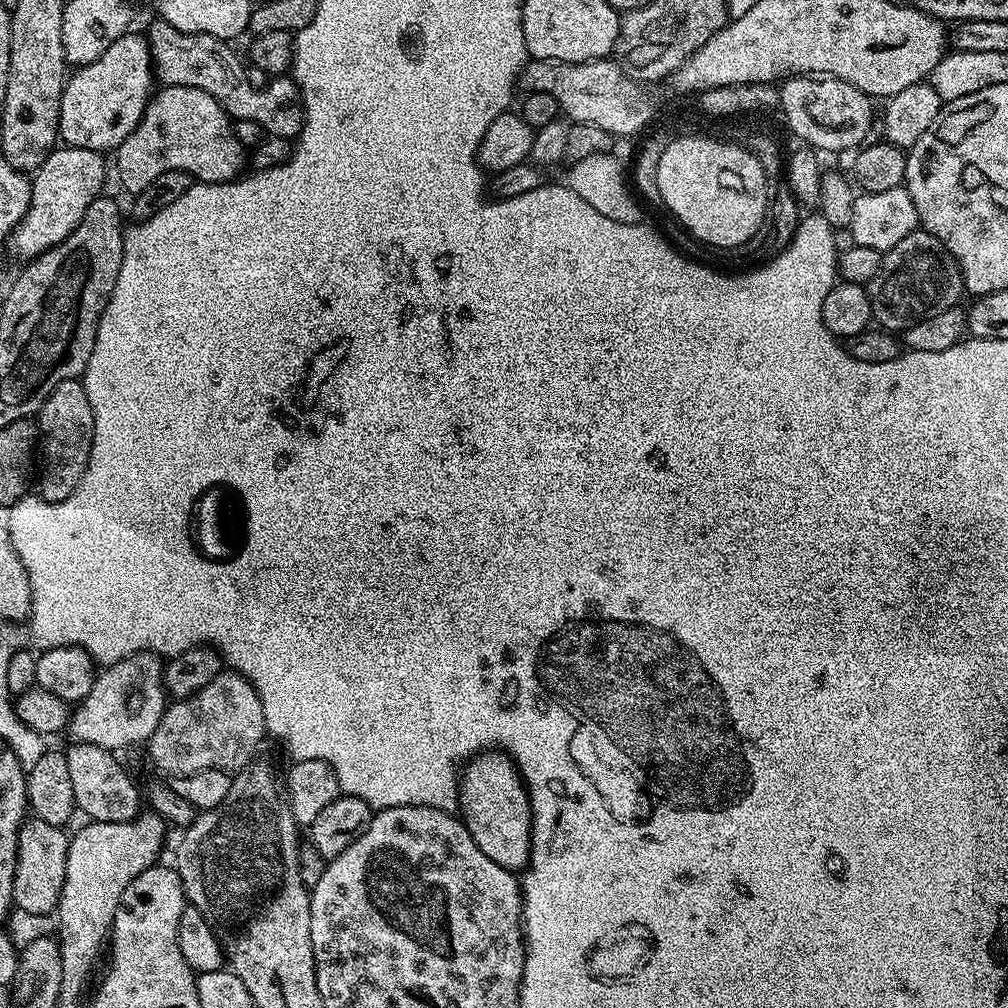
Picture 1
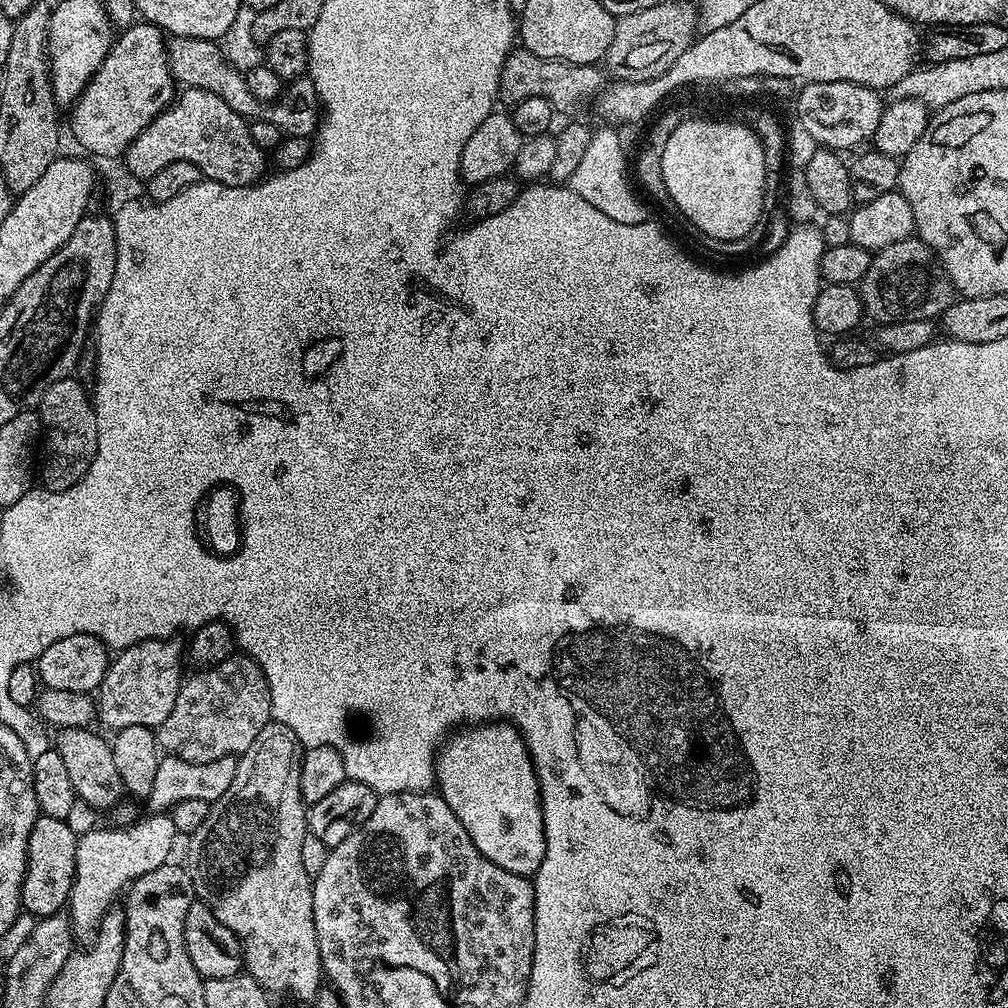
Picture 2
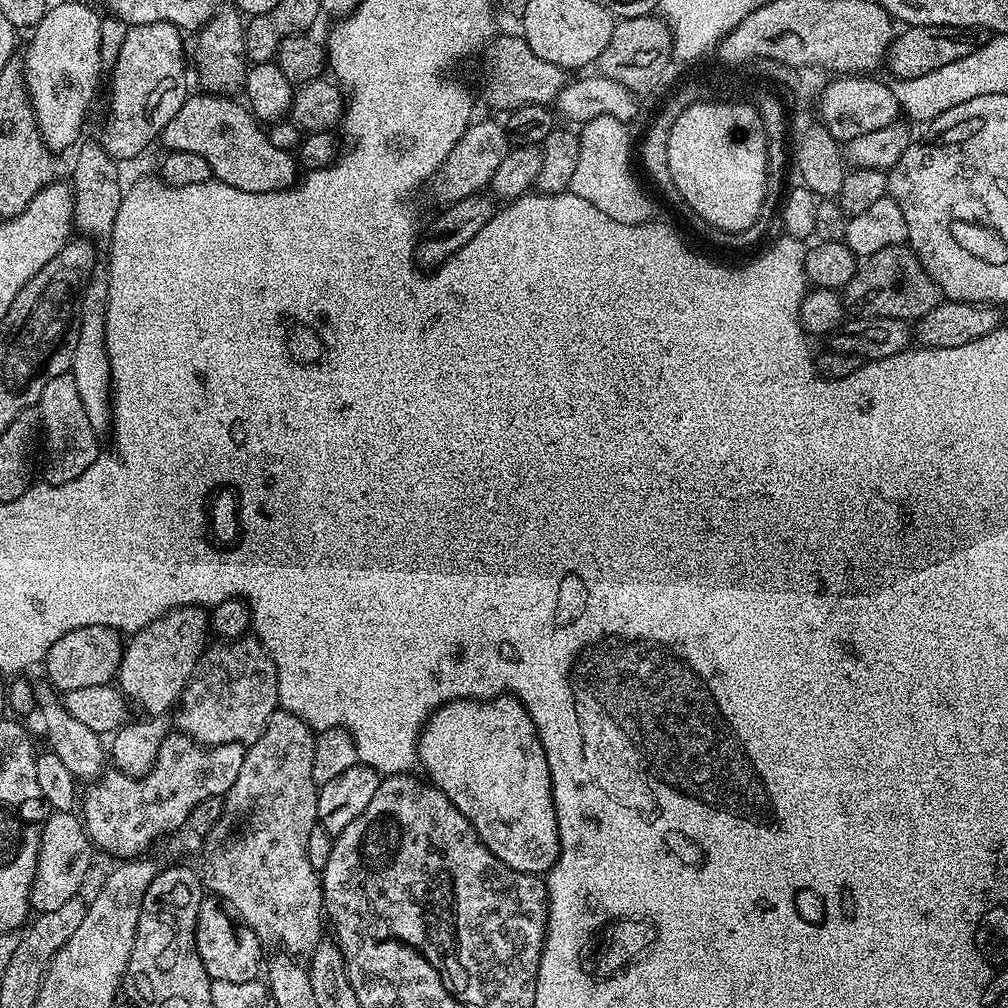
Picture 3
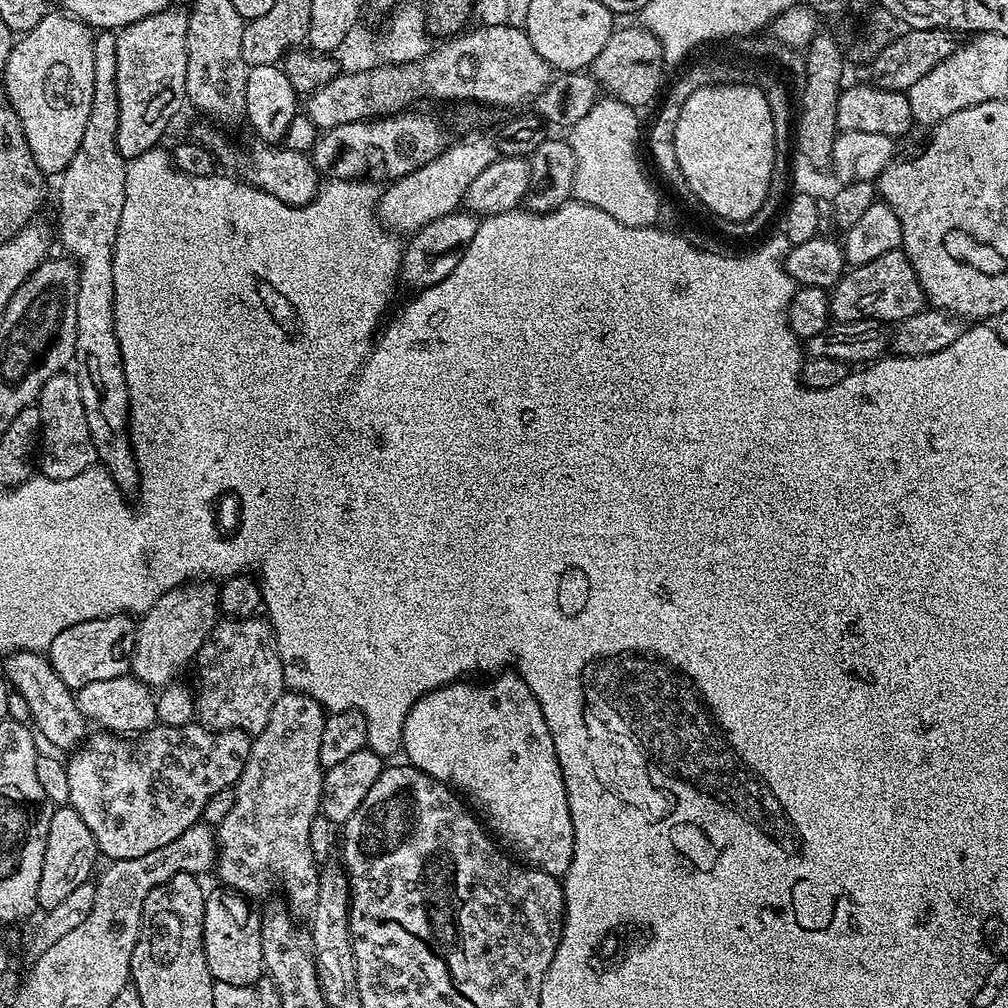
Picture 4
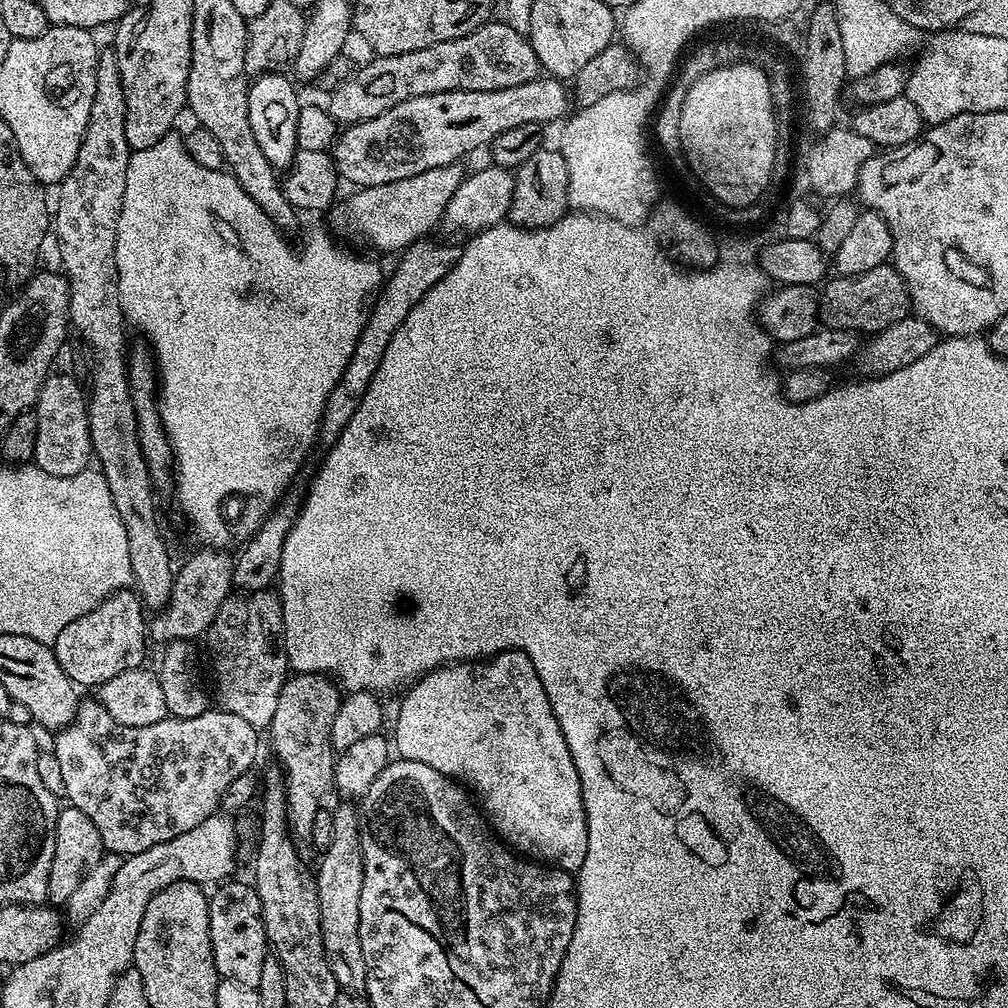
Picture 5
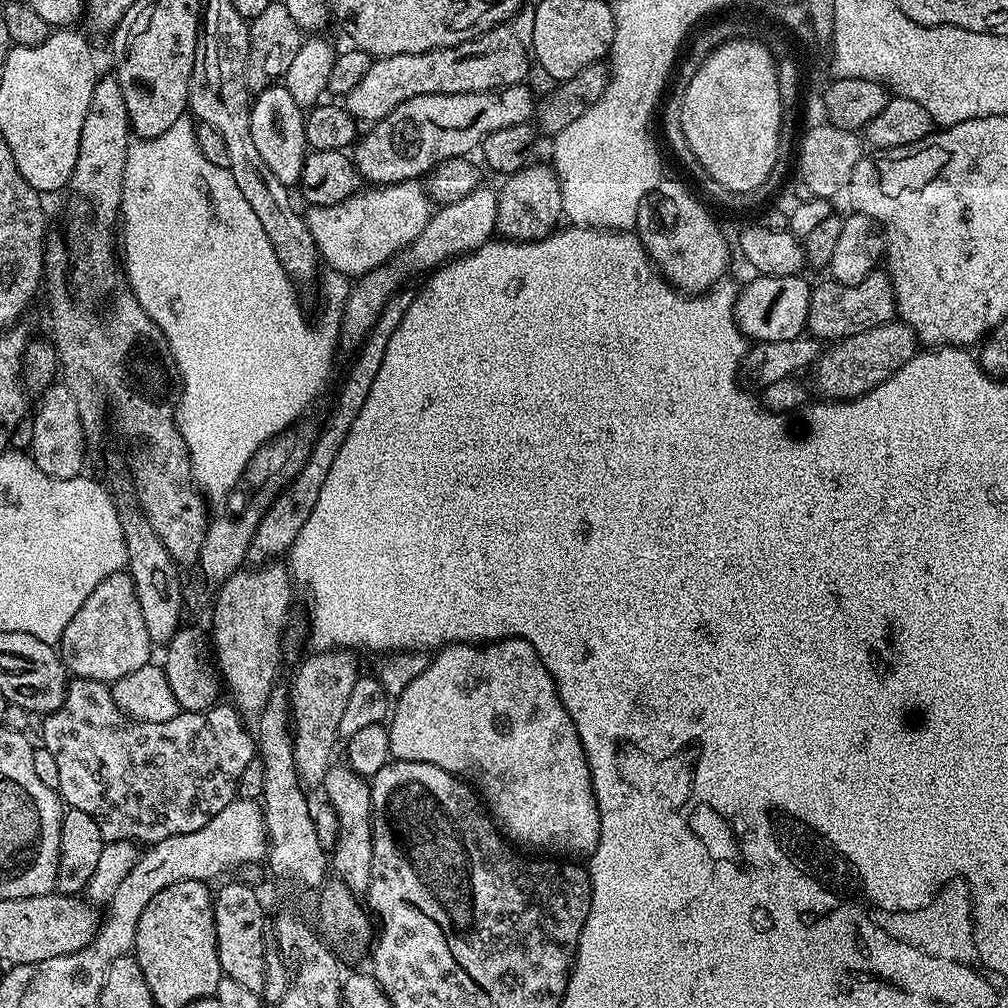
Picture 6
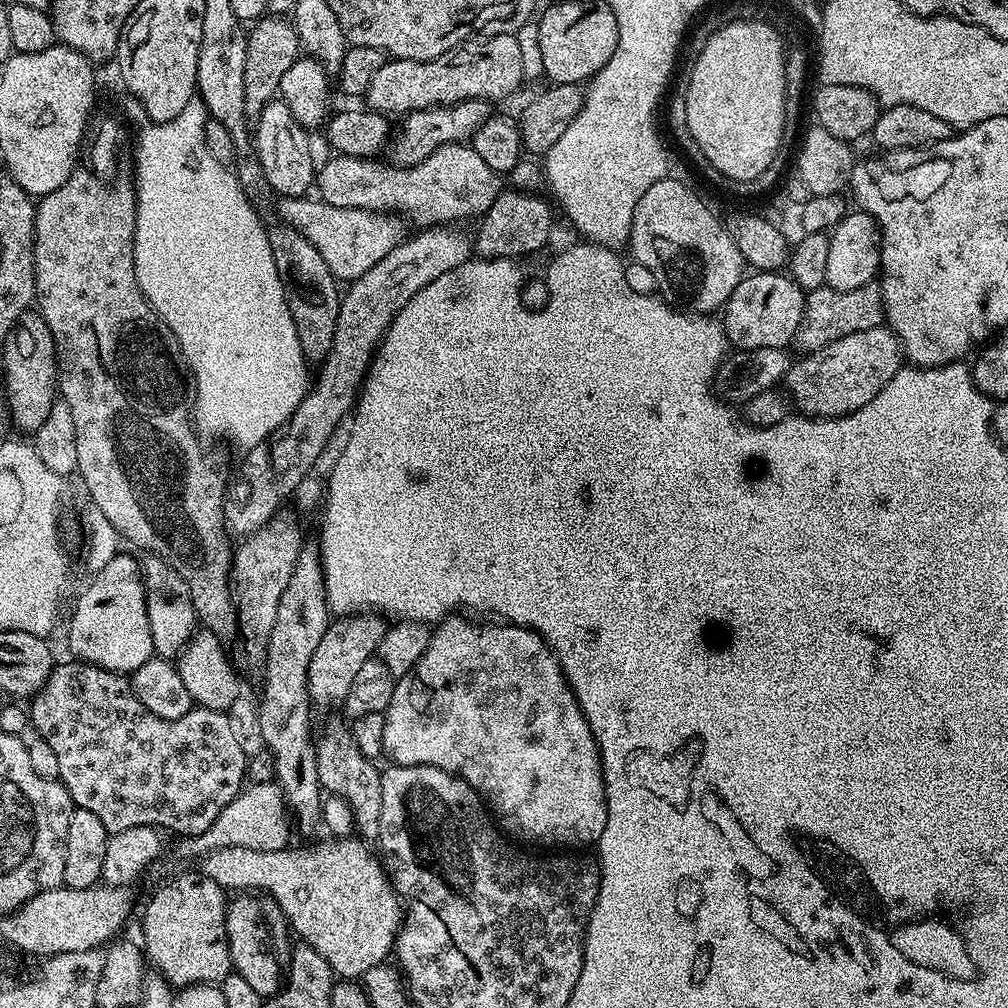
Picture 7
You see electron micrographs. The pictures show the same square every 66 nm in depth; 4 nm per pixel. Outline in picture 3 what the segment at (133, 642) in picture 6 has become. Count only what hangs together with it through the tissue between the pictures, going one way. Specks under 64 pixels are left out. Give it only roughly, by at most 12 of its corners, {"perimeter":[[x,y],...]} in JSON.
{"perimeter":[[82,626],[62,634],[42,661],[60,694],[112,684],[121,633]]}

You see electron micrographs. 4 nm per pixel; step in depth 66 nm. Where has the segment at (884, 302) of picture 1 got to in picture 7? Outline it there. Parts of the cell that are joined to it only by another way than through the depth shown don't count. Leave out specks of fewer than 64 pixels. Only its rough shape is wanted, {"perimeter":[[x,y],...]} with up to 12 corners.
{"perimeter":[[879,283],[804,297],[794,337],[807,354],[881,327]]}

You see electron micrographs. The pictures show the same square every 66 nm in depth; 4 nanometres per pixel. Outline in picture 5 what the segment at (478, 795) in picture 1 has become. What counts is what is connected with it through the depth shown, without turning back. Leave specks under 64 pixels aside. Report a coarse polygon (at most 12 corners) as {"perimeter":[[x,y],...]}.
{"perimeter":[[525,652],[425,673],[395,751],[573,874],[582,784]]}

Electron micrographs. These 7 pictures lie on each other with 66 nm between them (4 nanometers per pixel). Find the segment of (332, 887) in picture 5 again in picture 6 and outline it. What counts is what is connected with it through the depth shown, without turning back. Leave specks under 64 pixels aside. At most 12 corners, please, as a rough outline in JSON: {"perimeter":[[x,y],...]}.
{"perimeter":[[329,767],[322,791],[338,814],[335,879],[367,893],[372,789],[354,769]]}

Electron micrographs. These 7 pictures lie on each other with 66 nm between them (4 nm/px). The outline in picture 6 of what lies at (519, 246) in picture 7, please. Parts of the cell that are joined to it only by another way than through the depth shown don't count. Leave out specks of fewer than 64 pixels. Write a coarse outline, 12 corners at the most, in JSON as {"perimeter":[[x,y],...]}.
{"perimeter":[[529,163],[498,188],[495,231],[544,240],[564,216],[556,169]]}

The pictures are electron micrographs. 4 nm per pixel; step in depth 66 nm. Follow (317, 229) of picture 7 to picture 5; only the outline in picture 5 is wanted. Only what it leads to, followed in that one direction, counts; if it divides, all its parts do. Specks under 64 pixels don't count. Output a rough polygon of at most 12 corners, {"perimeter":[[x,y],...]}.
{"perimeter":[[454,163],[357,187],[332,224],[399,253],[443,221]]}

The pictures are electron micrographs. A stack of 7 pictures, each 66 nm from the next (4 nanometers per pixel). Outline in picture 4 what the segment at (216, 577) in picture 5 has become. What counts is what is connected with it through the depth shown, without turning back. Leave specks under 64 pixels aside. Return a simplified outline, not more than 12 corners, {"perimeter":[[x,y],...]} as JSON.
{"perimeter":[[212,582],[172,588],[135,625],[130,672],[163,690],[222,613]]}

